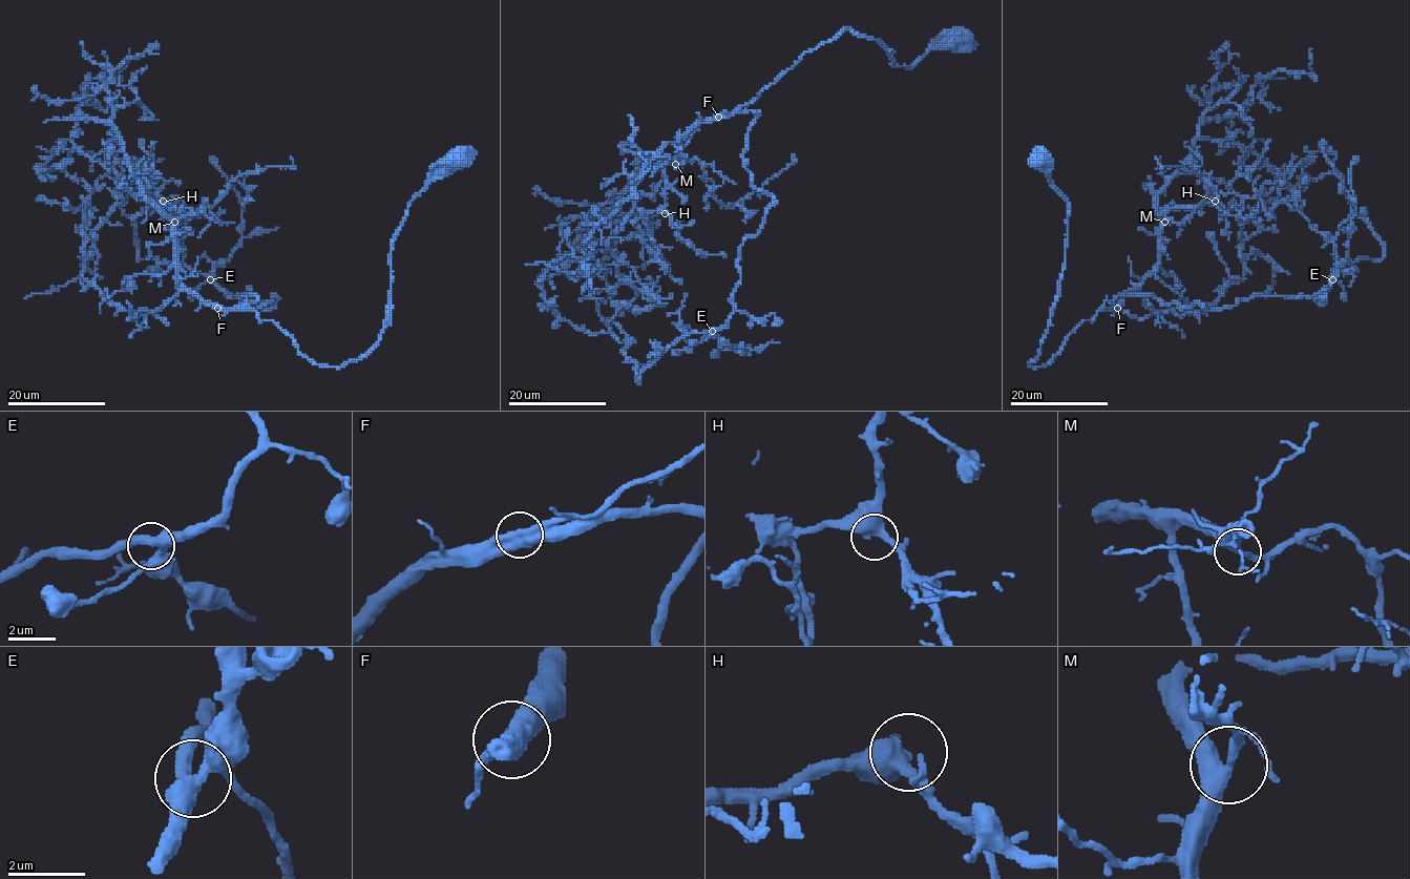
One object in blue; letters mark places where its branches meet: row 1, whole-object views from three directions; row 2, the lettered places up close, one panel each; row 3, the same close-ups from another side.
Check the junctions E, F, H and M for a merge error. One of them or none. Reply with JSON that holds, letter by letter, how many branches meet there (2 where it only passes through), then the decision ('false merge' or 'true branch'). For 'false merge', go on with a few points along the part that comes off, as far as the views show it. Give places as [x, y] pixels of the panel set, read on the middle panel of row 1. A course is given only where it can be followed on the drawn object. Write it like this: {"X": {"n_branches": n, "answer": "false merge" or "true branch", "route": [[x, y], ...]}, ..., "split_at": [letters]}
{"E": {"n_branches": 3, "answer": "true branch"}, "F": {"n_branches": 2, "answer": "true branch"}, "H": {"n_branches": 2, "answer": "true branch"}, "M": {"n_branches": 3, "answer": "true branch"}, "split_at": []}

